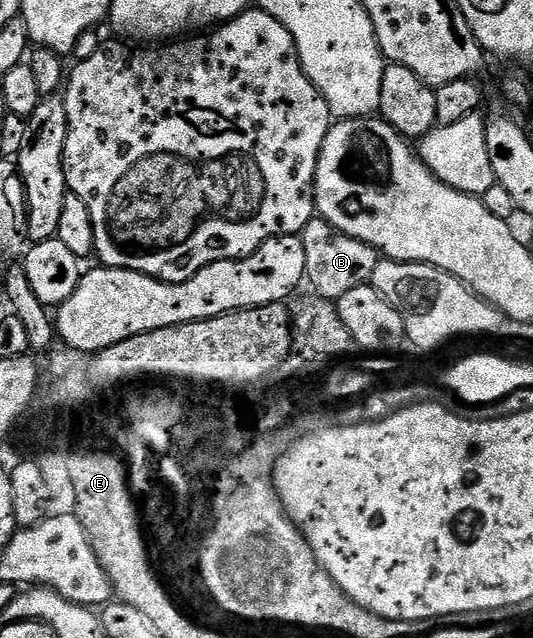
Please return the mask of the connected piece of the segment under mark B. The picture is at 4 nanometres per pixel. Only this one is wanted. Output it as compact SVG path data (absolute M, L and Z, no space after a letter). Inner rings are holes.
M317 216L303 228L300 237L304 244L305 281L308 286L310 282L309 289L318 297L337 300L344 292L352 292L352 288L365 286L373 279L380 255L368 244L340 232Z

